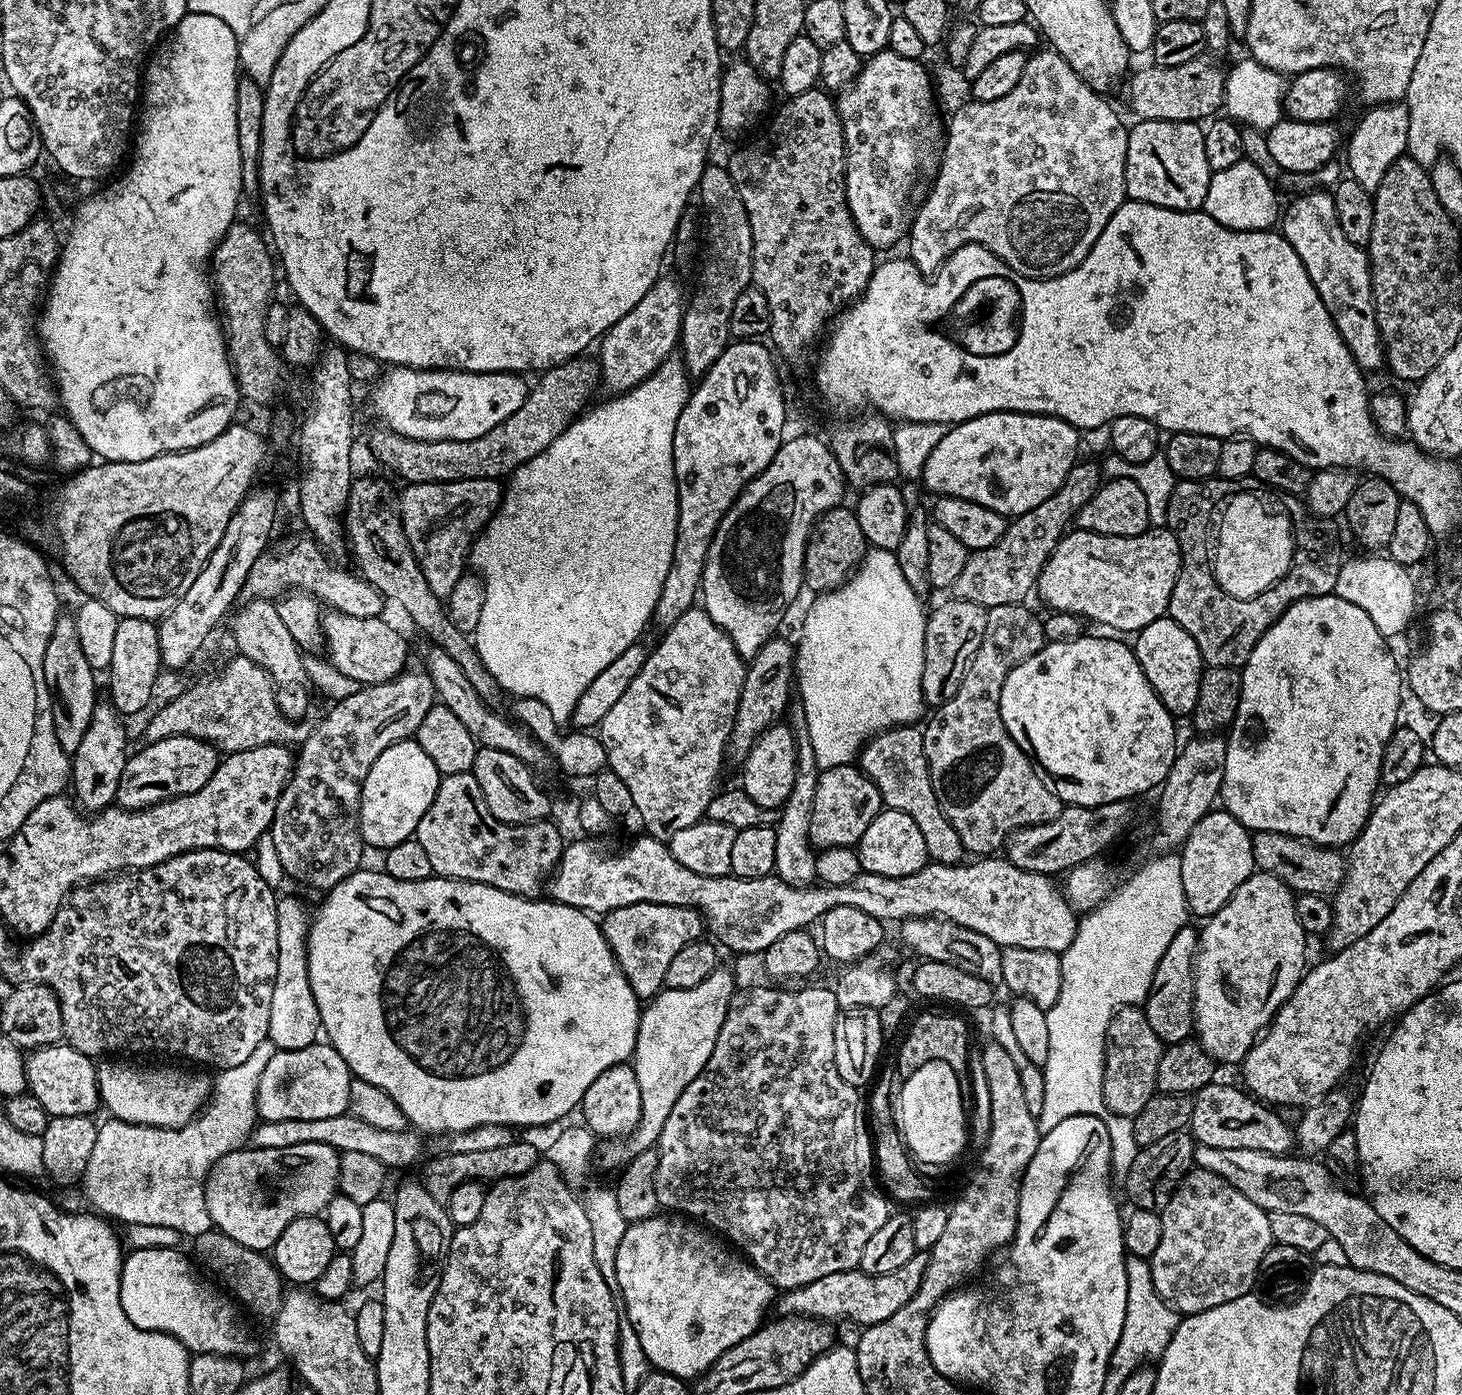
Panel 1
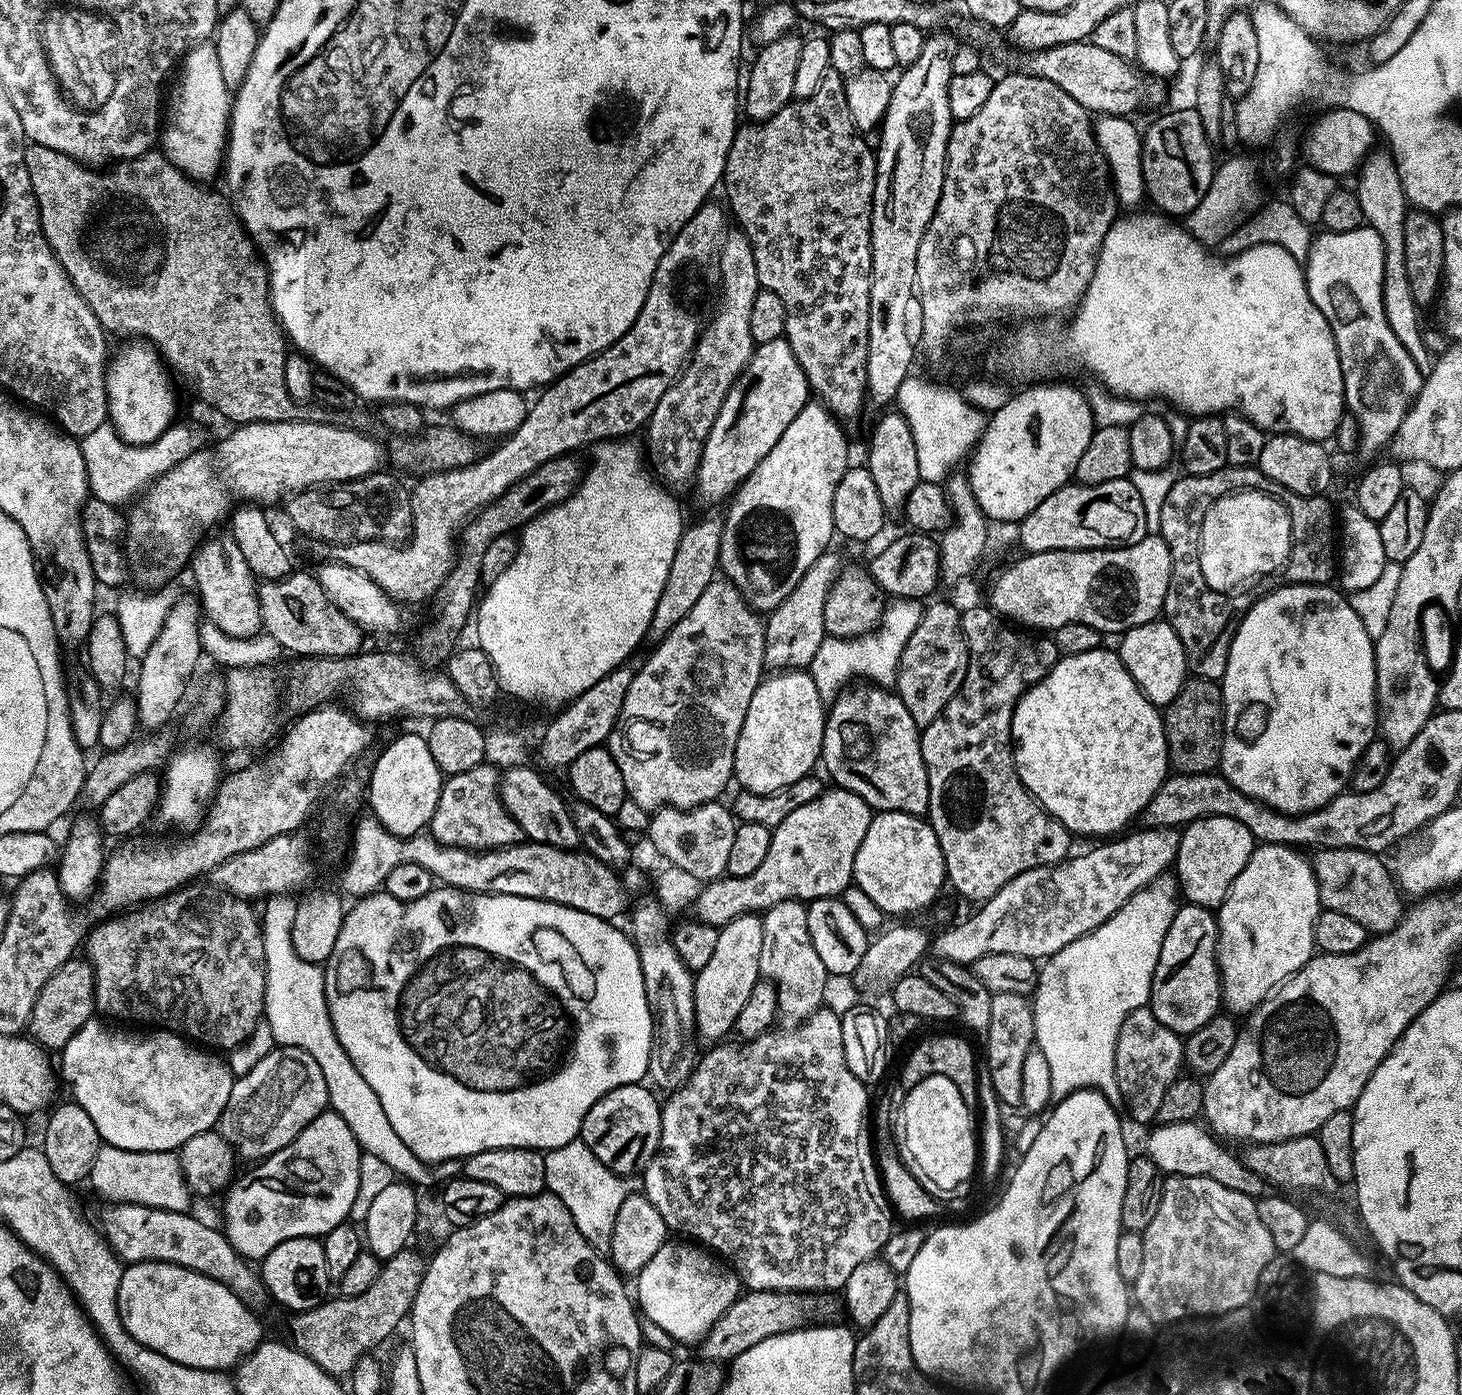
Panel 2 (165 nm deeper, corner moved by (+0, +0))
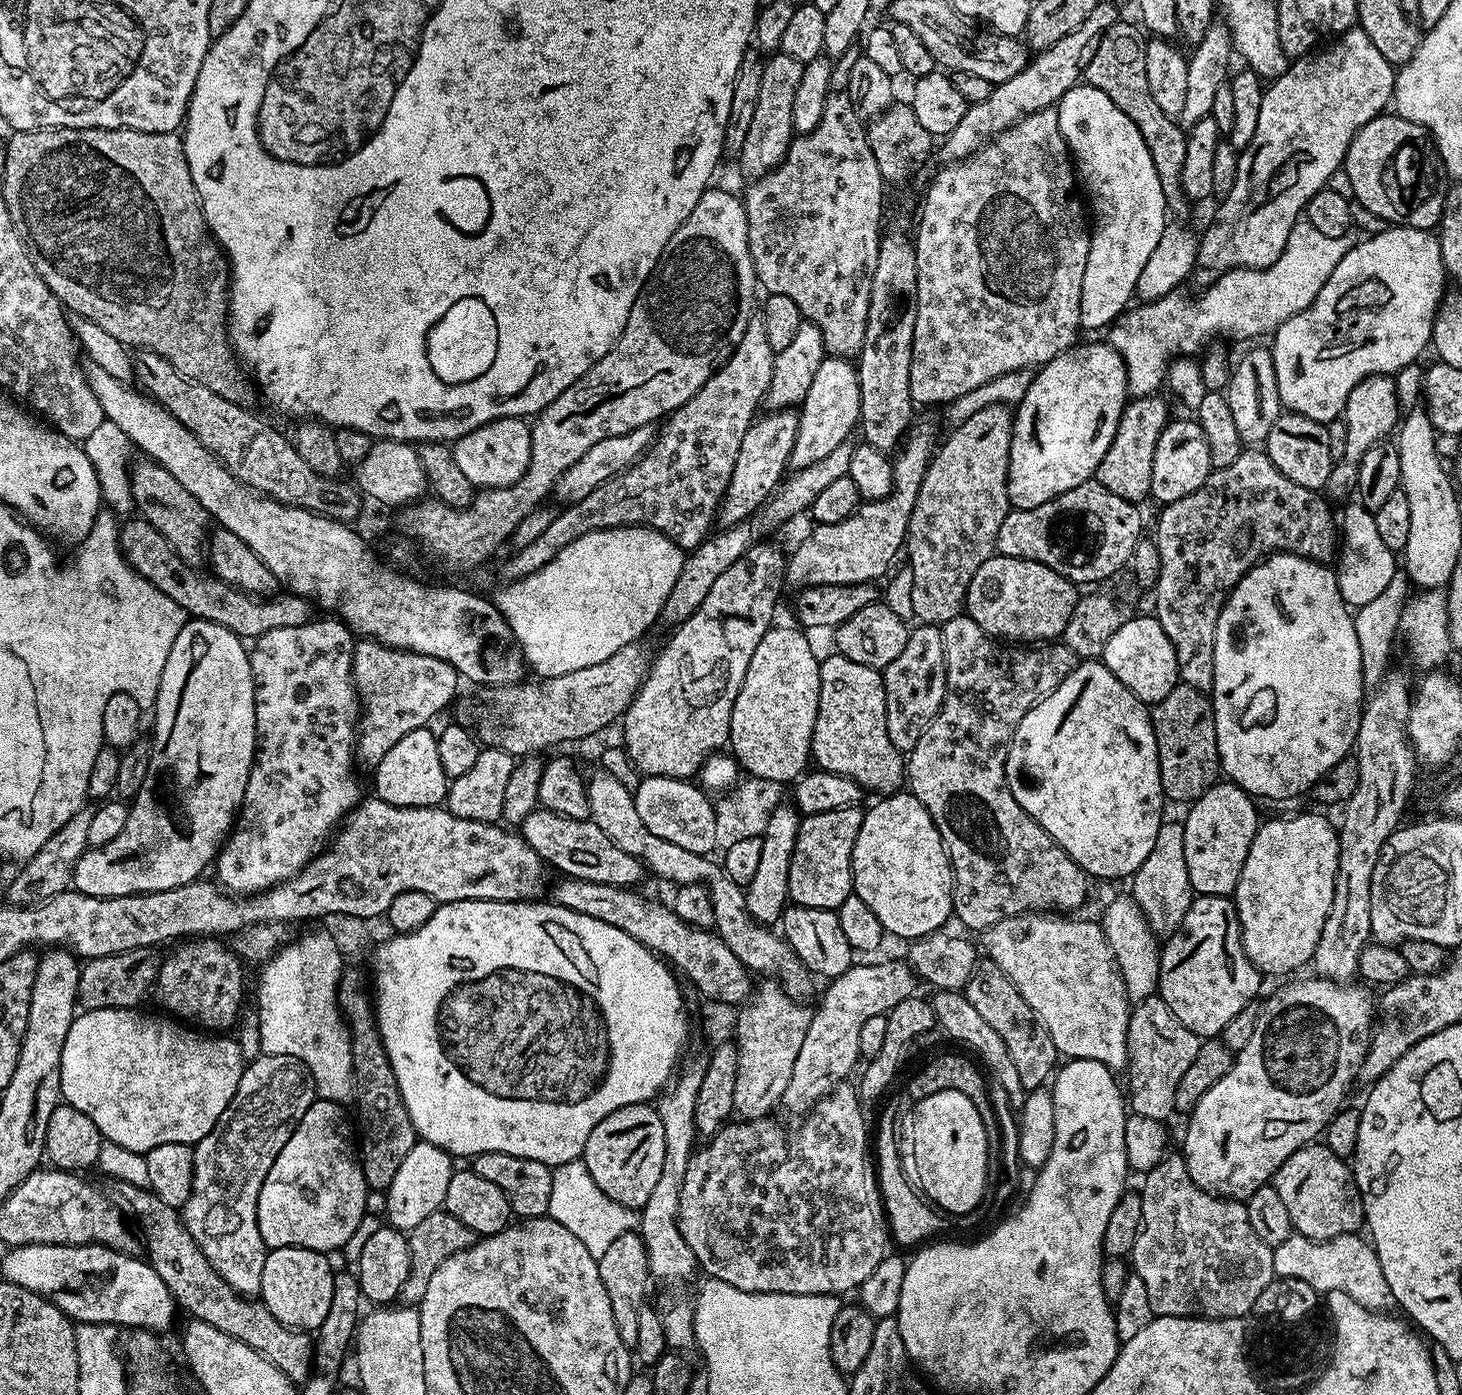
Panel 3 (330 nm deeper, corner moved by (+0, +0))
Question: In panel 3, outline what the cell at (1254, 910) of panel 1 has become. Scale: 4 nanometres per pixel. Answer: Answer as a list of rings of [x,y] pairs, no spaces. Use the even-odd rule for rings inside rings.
[[[1300,812],[1297,816],[1284,816],[1281,820],[1268,820],[1257,827],[1254,842],[1250,842],[1250,854],[1246,854],[1246,862],[1242,866],[1242,874],[1238,878],[1238,886],[1234,893],[1236,913],[1240,919],[1240,937],[1244,943],[1250,962],[1262,974],[1268,972],[1272,976],[1284,976],[1287,972],[1296,972],[1303,964],[1311,961],[1314,950],[1318,946],[1318,934],[1322,934],[1322,926],[1326,922],[1326,914],[1330,914],[1330,902],[1334,902],[1334,878],[1338,874],[1338,850],[1340,838],[1334,824],[1316,812]]]

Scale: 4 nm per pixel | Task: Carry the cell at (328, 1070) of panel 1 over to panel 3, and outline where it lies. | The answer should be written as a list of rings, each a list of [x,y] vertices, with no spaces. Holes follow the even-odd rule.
[[[263,1054],[257,1057],[253,1064],[251,1061],[245,1067],[238,1090],[234,1090],[234,1098],[230,1098],[230,1106],[222,1110],[214,1130],[210,1130],[206,1138],[194,1145],[192,1192],[182,1207],[184,1227],[210,1266],[222,1274],[224,1281],[234,1291],[249,1298],[255,1297],[260,1291],[266,1255],[264,1239],[258,1230],[258,1194],[262,1190],[262,1182],[266,1182],[266,1174],[270,1166],[274,1166],[274,1158],[278,1158],[282,1146],[286,1146],[290,1134],[294,1134],[302,1114],[306,1114],[312,1101],[317,1099],[312,1075],[298,1058]]]

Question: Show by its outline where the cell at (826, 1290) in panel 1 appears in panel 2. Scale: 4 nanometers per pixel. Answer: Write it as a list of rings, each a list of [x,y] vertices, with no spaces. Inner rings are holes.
[[[747,1291],[723,1312],[707,1334],[699,1341],[699,1357],[719,1364],[728,1364],[756,1346],[763,1338],[774,1334],[791,1332],[796,1328],[823,1321],[830,1312],[830,1304],[817,1293]]]

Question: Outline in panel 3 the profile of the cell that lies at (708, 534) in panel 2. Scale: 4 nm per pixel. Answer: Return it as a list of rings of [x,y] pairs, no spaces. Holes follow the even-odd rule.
[[[772,410],[767,414],[769,416],[761,415],[753,420],[750,430],[746,430],[746,438],[742,438],[742,447],[738,450],[738,462],[734,462],[730,486],[720,500],[718,524],[721,529],[742,523],[756,513],[780,487],[789,471],[794,442],[800,429],[799,415],[792,410]]]

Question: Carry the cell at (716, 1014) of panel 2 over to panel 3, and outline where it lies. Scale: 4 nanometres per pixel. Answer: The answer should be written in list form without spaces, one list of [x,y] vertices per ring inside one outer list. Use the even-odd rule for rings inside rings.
[[[795,807],[776,808],[768,816],[768,821],[763,821],[762,835],[762,855],[758,861],[758,871],[754,873],[754,878],[744,888],[746,898],[746,908],[759,924],[776,926],[781,923],[784,909],[789,907],[788,883],[790,882],[790,858],[794,854],[794,842],[798,838],[801,817]]]

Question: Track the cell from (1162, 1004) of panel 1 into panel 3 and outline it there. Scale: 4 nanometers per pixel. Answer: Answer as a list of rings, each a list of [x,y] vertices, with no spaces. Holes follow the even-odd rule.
[[[1197,895],[1186,918],[1160,949],[1158,995],[1170,1006],[1174,1018],[1198,1037],[1219,1037],[1226,1022],[1257,999],[1260,980],[1262,973],[1250,962],[1240,937],[1235,903],[1226,896]]]

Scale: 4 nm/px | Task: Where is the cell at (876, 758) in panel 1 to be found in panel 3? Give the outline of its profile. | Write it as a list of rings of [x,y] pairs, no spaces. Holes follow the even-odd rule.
[[[839,654],[831,655],[820,660],[818,718],[814,722],[811,754],[815,767],[854,778],[854,782],[858,782],[869,793],[891,794],[901,791],[906,780],[906,756],[890,740],[886,722],[886,690],[881,669],[862,666],[862,662],[850,662],[850,658]]]

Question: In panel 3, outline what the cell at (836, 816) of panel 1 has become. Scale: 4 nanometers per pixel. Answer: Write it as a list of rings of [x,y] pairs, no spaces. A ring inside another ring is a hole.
[[[843,808],[842,810],[826,810],[826,814],[805,816],[800,821],[798,838],[794,842],[794,854],[790,858],[790,882],[788,898],[792,904],[801,904],[804,908],[830,908],[838,910],[848,896],[853,895],[852,855],[854,842],[858,838],[858,830],[862,830],[865,809]]]

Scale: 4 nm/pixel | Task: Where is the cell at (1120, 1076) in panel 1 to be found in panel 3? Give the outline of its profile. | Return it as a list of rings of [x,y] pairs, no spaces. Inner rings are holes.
[[[1160,995],[1148,996],[1144,1000],[1135,1001],[1128,1013],[1128,1088],[1126,1084],[1126,1100],[1131,1111],[1142,1118],[1154,1118],[1167,1121],[1167,1116],[1175,1113],[1174,1094],[1177,1093],[1178,1082],[1194,1062],[1202,1043],[1166,1006]]]

